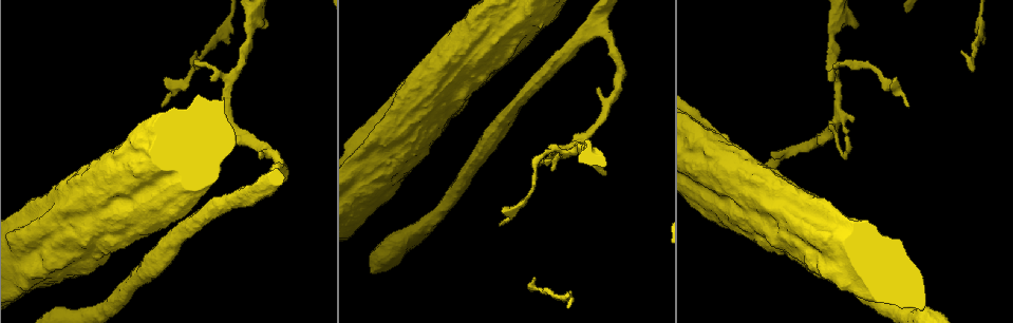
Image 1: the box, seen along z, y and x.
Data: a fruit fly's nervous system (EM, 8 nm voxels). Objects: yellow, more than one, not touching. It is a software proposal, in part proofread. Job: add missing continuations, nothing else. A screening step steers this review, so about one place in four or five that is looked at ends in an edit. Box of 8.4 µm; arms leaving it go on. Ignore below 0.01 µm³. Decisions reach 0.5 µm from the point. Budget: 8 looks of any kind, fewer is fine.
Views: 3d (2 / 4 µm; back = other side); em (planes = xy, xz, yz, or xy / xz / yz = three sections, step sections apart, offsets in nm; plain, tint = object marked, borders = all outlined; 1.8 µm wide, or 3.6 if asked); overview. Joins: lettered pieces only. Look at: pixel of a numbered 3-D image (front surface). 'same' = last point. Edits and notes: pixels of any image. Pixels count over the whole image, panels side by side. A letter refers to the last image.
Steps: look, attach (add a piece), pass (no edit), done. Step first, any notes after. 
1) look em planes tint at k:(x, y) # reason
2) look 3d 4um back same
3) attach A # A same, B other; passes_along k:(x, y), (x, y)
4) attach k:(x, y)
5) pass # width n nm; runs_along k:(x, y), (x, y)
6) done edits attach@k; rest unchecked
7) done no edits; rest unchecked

look 3d 2um at 1:(499, 223) # long arm stops here

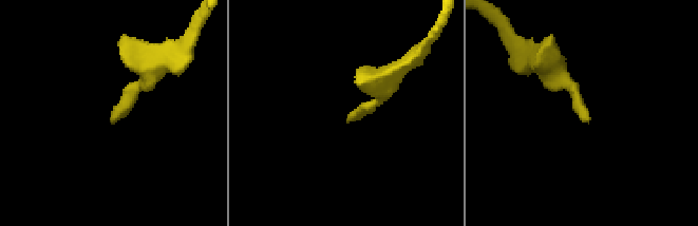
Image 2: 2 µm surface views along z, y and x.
look em planes borders at 2:(587, 118) # need the tissue

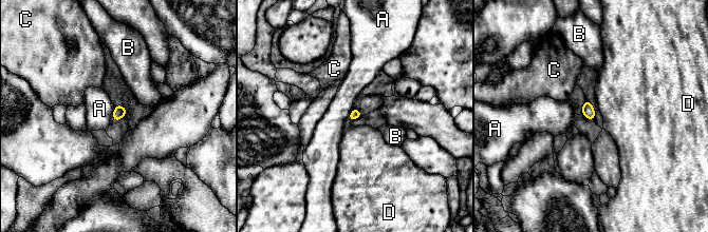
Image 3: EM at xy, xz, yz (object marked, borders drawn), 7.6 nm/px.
pass # A other, B other, C other, D other; none of them fits

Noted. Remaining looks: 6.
look em planes borders at 1:(836, 123) # arms part here

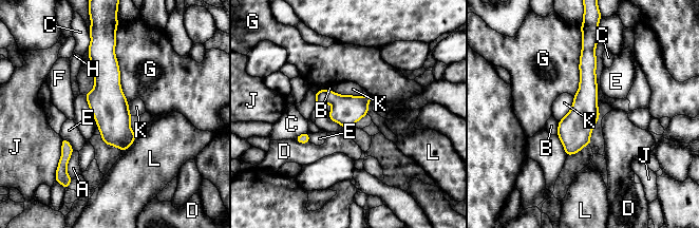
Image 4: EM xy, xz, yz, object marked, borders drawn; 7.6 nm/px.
pass # longest_contact G 480 nm; A other, B other, C other, D other, E other, F other, G other, H other, J other, K other, L other; runs_along 4:(590, 51), (584, 114), (568, 152); none of them fits

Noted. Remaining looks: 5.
look em 3.6um planes borders at 1:(533, 277) # thin end

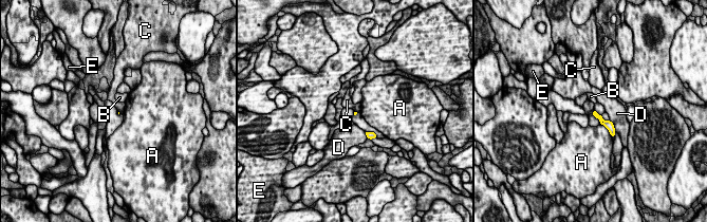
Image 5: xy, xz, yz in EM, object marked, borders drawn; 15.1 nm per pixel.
pass # A other, B other, C other, D other, E other; border 5:(594, 110), (591, 113); none of them fits

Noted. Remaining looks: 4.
done no edits; rest unchecked

